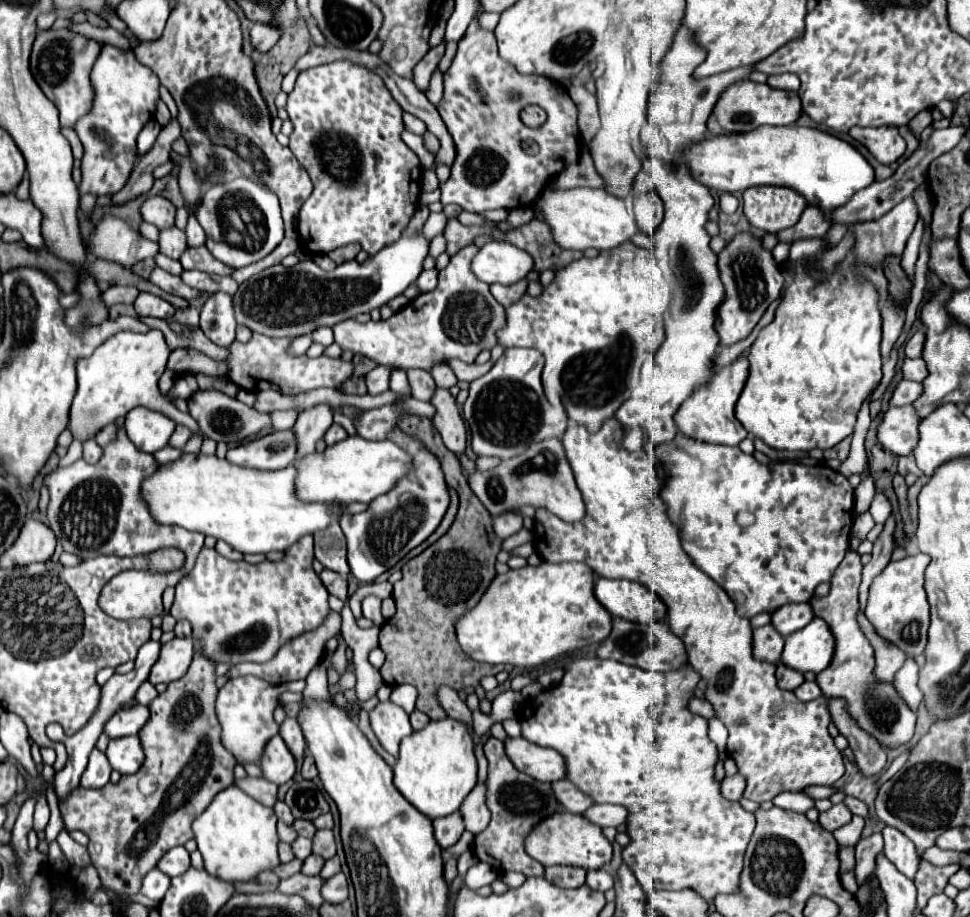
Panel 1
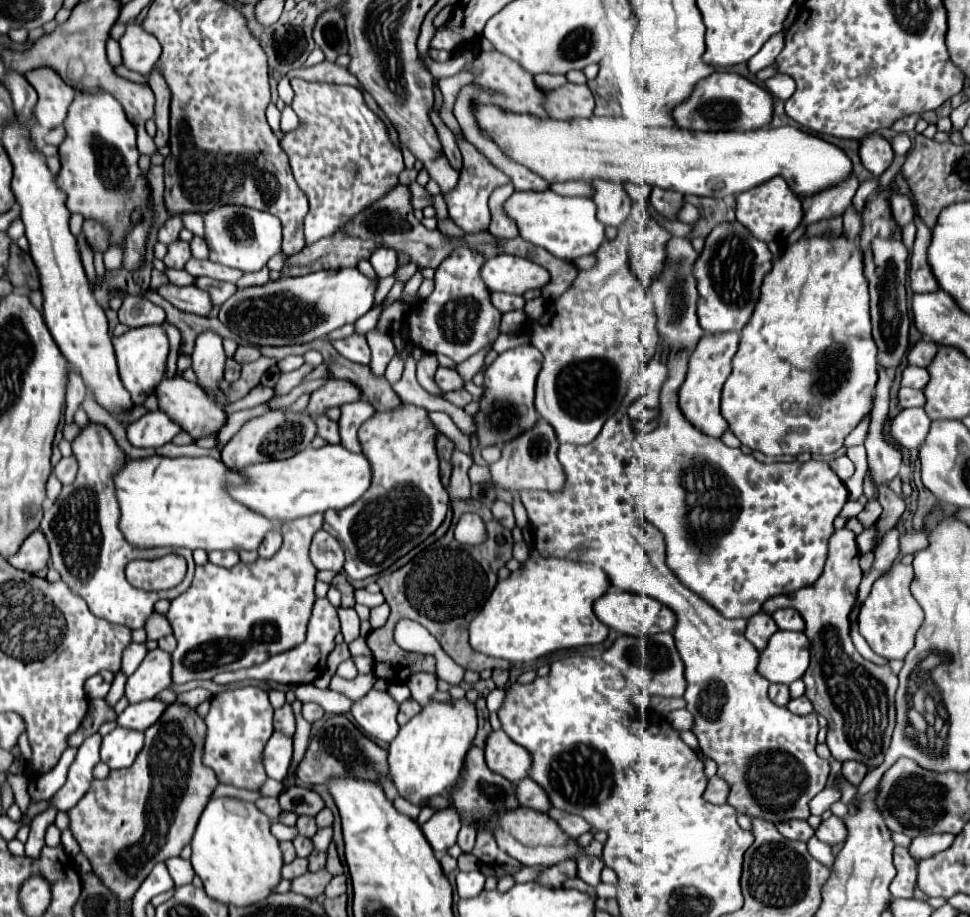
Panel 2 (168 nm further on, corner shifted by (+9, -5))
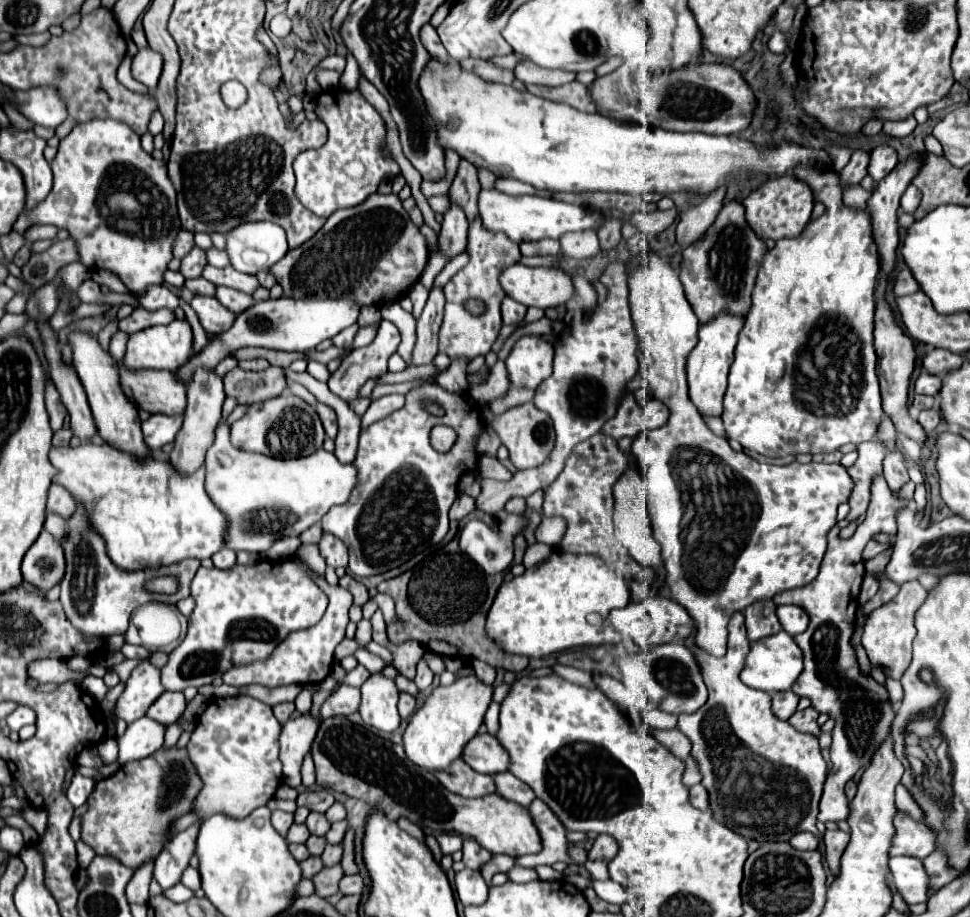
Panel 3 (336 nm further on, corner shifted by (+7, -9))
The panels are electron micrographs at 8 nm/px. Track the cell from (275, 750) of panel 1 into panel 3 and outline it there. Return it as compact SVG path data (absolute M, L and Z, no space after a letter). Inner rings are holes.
M303 714L295 720L289 720L283 724L279 734L279 760L283 764L283 782L291 788L297 788L301 784L301 762L307 754L315 732L317 732L317 720L309 714Z

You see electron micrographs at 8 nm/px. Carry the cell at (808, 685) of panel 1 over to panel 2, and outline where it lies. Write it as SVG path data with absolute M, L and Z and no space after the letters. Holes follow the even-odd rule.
M801 696L801 698L795 698L787 704L787 708L793 712L793 714L799 714L799 716L805 716L805 714L811 714L813 712L813 704L809 702L807 696Z

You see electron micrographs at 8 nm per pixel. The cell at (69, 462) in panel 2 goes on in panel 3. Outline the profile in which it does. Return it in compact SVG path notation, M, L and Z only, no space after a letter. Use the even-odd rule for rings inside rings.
M53 484L49 490L49 502L47 502L47 510L53 510L57 514L61 514L63 518L69 518L71 512L75 510L77 502L73 498L73 494L59 484Z

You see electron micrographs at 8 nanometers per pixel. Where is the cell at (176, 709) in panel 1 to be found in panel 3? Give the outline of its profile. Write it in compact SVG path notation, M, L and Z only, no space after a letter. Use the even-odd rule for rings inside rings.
M159 748L145 760L129 762L129 766L121 766L113 776L103 778L95 784L93 792L87 798L87 810L81 814L81 840L95 850L99 856L111 856L119 860L127 868L141 868L145 862L155 860L167 842L171 840L173 822L179 816L185 816L193 808L193 800L203 788L203 780L197 774L197 768L189 760L187 748Z

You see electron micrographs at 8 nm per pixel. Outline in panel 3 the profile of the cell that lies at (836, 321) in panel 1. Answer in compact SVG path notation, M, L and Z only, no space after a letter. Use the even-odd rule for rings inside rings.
M843 206L835 212L825 212L821 218L807 224L807 228L797 238L785 238L775 244L773 250L763 258L757 284L753 290L753 306L745 318L745 326L739 334L739 344L735 348L735 362L731 364L729 372L729 388L725 392L723 400L723 424L729 438L739 440L743 448L765 454L765 456L787 456L787 454L823 454L823 452L835 452L843 444L861 444L867 440L873 440L873 434L877 432L877 422L881 422L883 408L881 408L881 394L879 394L879 380L875 374L875 362L877 354L873 350L873 310L875 310L875 298L873 290L877 284L879 274L879 254L877 246L873 246L871 230L869 230L869 216L857 210L851 210Z

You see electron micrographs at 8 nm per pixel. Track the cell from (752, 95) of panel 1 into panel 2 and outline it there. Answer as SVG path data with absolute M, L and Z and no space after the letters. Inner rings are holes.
M713 72L703 78L691 92L687 102L681 102L673 110L673 120L679 128L689 130L759 130L771 122L773 98L755 82L735 72Z

